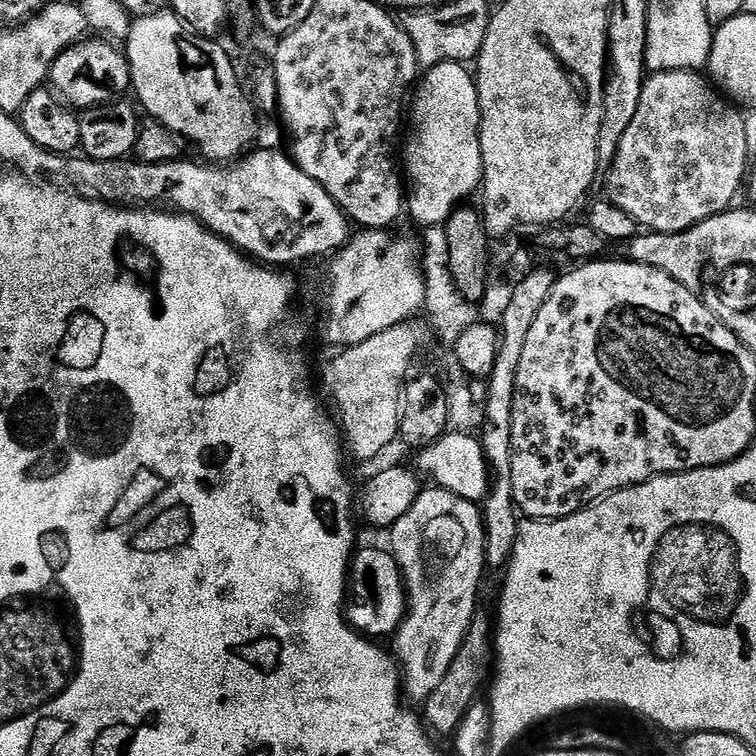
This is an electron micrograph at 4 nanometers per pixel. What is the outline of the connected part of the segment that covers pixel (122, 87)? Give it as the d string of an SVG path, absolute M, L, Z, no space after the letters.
M85 38L58 54L50 73L50 84L55 95L59 99L61 96L65 105L76 110L103 109L109 104L117 103L123 97L120 95L131 89L132 75L127 55L116 48L119 47L115 43L104 38Z

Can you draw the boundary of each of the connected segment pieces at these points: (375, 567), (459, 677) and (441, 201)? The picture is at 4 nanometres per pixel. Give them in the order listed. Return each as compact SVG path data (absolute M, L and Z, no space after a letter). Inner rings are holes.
M387 547L362 548L353 555L350 565L350 599L346 604L348 623L369 638L391 637L400 629L406 615L404 575Z
M477 614L472 620L470 630L458 650L454 654L454 662L450 662L450 670L446 670L446 678L436 689L430 698L423 701L422 719L429 729L437 737L455 737L458 726L462 718L472 709L473 704L477 703L480 687L485 687L486 681L490 676L490 665L494 660L494 624L484 617L484 614ZM436 732L437 733L436 733ZM440 735L440 736L439 736Z
M451 60L427 69L419 77L418 87L410 100L410 127L406 132L408 149L404 152L404 160L402 156L402 168L406 173L407 187L410 189L406 196L406 208L410 216L412 212L413 218L428 228L434 227L435 224L447 224L448 219L455 216L461 205L467 201L464 200L467 196L472 196L475 192L477 195L484 179L476 77L469 69L467 72L464 68L467 67L463 63Z

